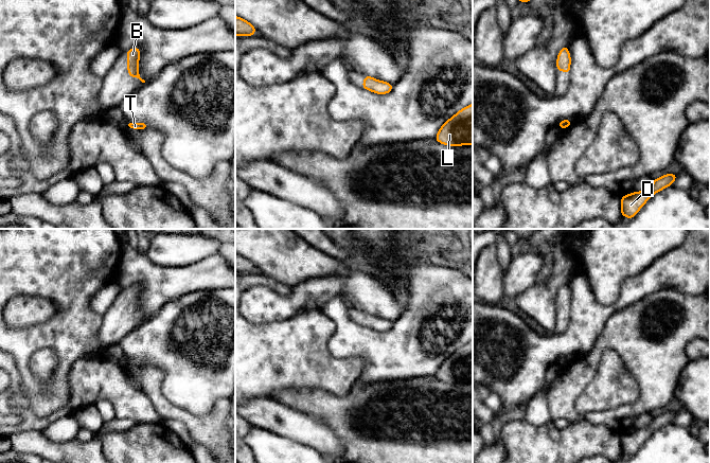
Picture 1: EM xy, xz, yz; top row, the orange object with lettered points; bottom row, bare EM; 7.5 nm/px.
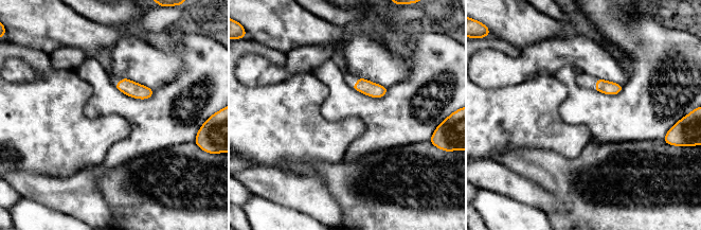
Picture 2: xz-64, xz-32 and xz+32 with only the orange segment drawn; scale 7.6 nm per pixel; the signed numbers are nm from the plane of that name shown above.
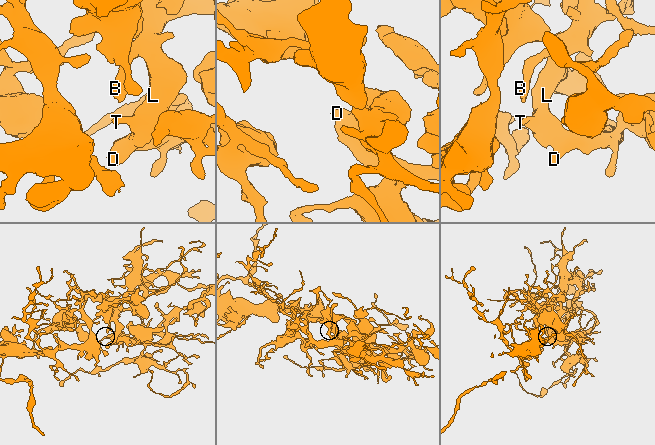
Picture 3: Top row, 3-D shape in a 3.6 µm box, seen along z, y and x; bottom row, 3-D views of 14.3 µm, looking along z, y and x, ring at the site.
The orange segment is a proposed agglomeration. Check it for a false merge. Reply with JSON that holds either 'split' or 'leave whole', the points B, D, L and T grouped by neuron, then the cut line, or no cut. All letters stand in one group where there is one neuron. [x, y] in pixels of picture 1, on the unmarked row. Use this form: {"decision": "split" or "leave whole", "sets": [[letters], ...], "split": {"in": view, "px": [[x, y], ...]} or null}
{"decision": "leave whole", "sets": [["B", "D", "L", "T"]], "split": null}

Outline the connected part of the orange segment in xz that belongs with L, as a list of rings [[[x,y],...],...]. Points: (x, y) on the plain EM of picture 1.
[[[473,341],[446,358],[434,376],[447,384],[473,382]]]

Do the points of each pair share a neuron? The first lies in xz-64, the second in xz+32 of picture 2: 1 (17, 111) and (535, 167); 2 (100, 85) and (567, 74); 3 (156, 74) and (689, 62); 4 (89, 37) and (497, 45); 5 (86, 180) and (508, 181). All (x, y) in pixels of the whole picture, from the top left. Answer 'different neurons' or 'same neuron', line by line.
1: different neurons
2: same neuron
3: different neurons
4: different neurons
5: same neuron

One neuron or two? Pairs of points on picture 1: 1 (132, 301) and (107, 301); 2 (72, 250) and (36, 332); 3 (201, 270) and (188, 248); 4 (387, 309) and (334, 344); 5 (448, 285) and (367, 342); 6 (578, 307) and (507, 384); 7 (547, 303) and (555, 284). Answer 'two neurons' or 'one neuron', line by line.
1: two neurons
2: one neuron
3: two neurons
4: two neurons
5: one neuron
6: one neuron
7: one neuron

